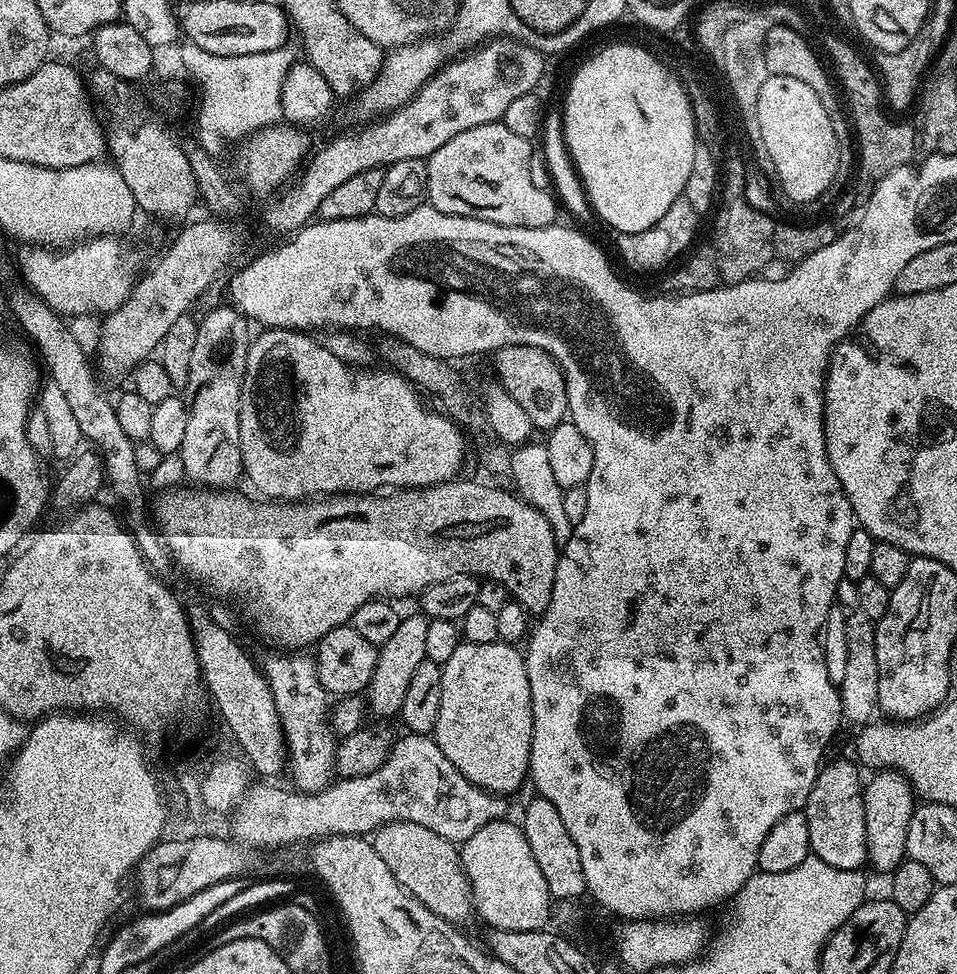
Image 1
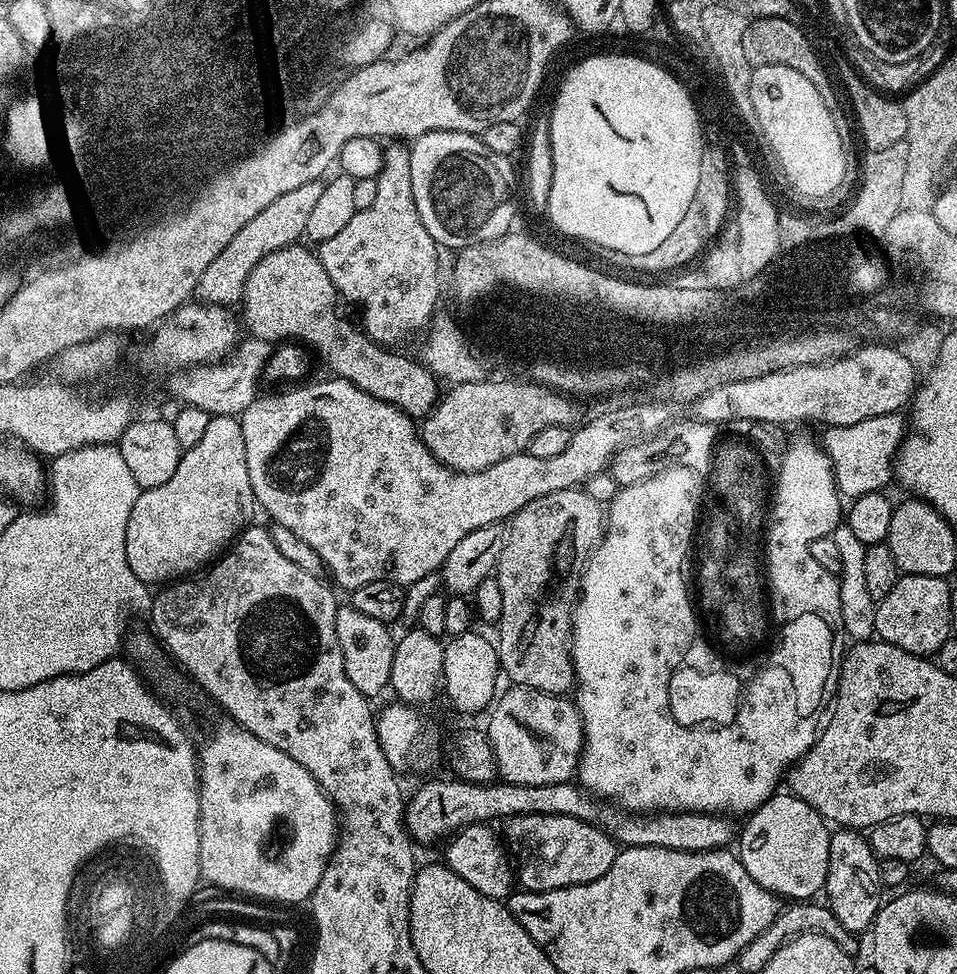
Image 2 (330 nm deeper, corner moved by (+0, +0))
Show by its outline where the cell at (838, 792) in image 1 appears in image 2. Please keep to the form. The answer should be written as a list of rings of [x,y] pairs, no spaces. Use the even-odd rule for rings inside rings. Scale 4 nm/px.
[[[836,830],[830,835],[830,862],[826,882],[822,889],[823,895],[828,895],[826,906],[838,918],[847,932],[867,933],[880,913],[882,885],[880,883],[880,860],[872,850],[871,843],[864,840],[859,831]]]

